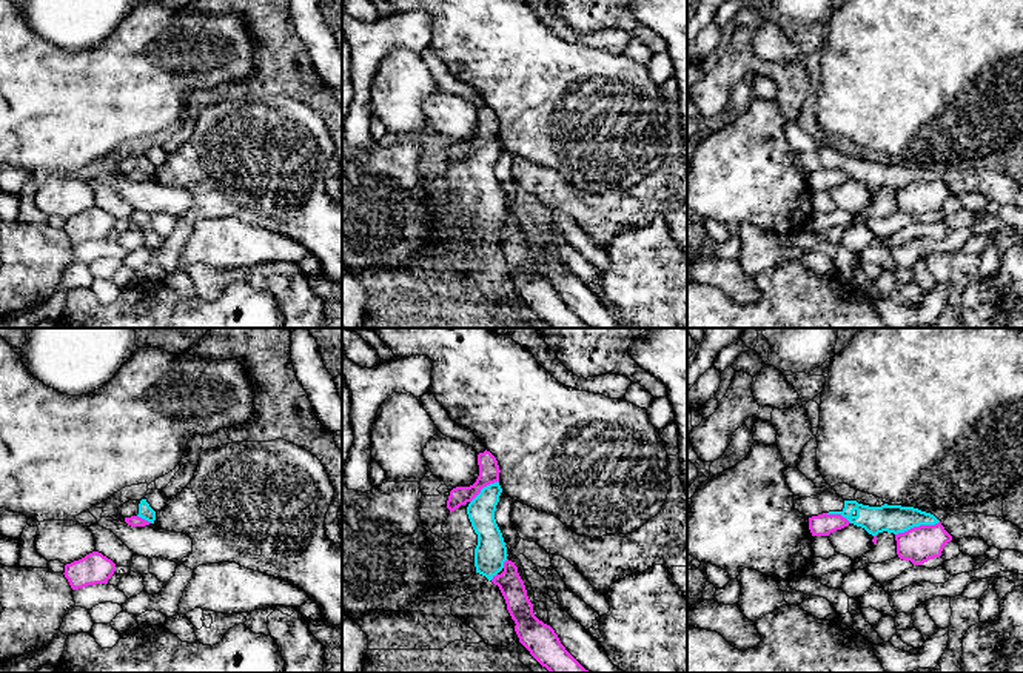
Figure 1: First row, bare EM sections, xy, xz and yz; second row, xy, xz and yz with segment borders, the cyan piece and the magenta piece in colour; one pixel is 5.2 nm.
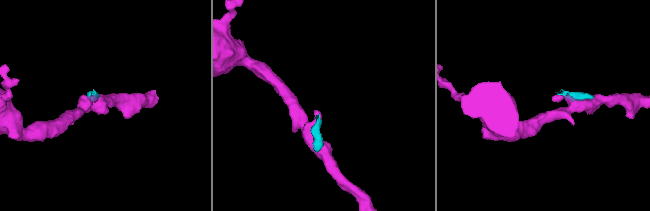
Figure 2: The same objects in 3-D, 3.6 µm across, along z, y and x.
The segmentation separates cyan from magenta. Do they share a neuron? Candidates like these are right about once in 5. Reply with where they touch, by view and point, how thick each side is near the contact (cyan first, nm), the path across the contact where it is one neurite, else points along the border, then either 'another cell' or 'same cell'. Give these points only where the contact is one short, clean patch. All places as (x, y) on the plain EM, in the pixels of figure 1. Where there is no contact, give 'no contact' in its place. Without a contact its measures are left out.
meets cyan in yz at (917, 180); 150 nm thick on the cyan side, 190 nm on the other; another cell

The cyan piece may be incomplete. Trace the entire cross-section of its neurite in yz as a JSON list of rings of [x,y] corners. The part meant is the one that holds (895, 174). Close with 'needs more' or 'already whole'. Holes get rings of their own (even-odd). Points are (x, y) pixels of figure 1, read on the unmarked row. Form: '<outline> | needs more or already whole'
[[[829,143],[821,149],[800,152],[793,149],[793,162],[806,172],[827,169],[841,169],[850,179],[864,183],[869,189],[878,188],[904,188],[920,180],[935,180],[940,176],[926,166],[914,162],[881,160],[869,162],[857,156],[844,156],[835,145]]] | needs more

